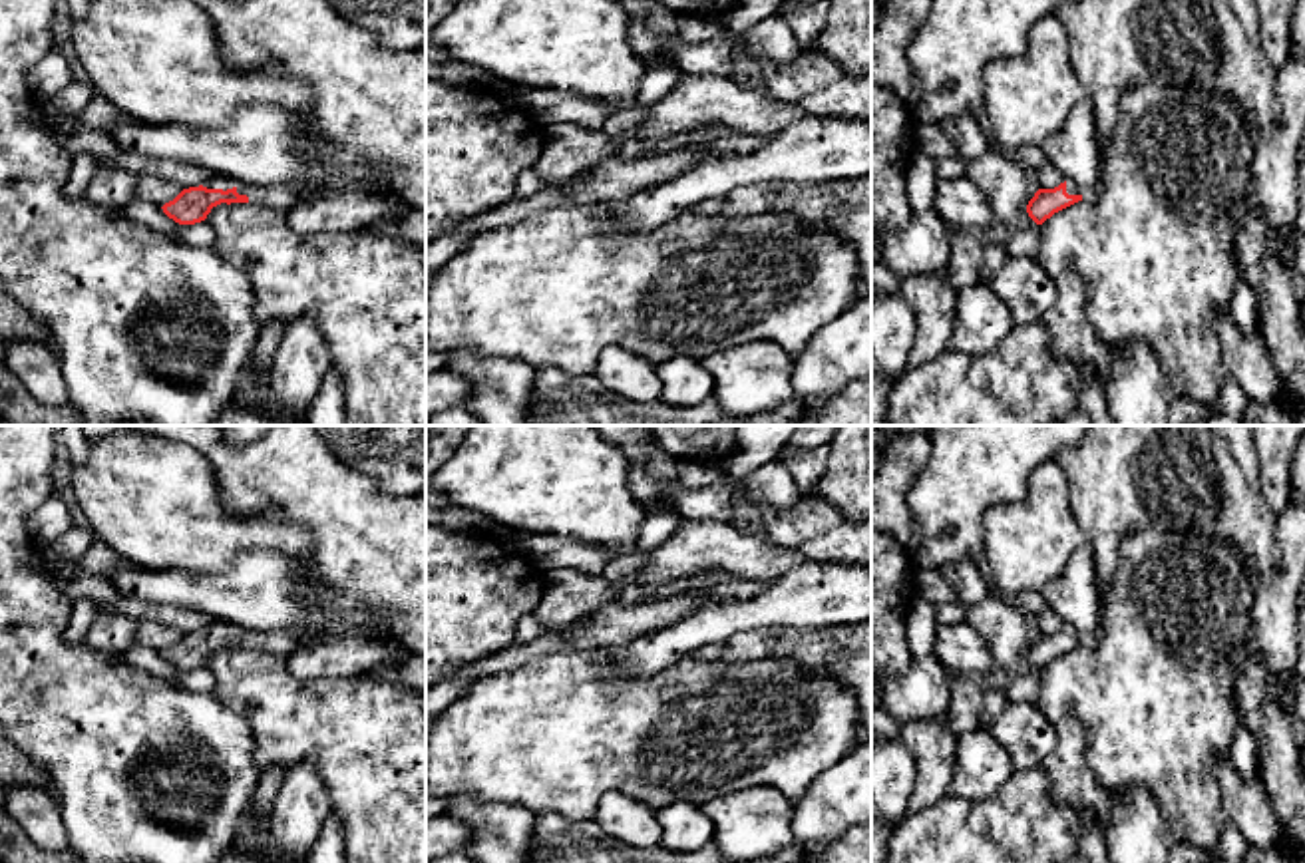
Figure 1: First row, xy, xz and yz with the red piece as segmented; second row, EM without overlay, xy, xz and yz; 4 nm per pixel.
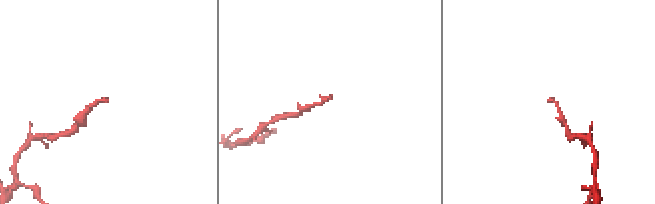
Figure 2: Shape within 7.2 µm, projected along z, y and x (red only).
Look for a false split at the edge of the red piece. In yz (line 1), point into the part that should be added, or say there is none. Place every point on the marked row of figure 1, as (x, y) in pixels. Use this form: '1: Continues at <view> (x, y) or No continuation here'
1: Continues at yz (1073, 189)

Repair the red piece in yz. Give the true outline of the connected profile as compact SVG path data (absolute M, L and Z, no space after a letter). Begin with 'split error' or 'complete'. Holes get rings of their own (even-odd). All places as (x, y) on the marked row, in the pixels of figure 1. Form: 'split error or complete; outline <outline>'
split error; outline M1064 181L1054 189L1038 189L1026 205L1028 217L1042 225L1054 213L1082 201L1082 189L1072 181Z

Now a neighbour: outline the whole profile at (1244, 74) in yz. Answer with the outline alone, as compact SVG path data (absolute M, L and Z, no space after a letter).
M1213 0L1221 60L1213 87L1229 95L1253 135L1277 123L1277 68L1261 50L1255 0Z

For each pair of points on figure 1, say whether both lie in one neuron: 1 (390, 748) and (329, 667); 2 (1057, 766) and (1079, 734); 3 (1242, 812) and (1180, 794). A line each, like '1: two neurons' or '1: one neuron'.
1: two neurons
2: one neuron
3: two neurons

